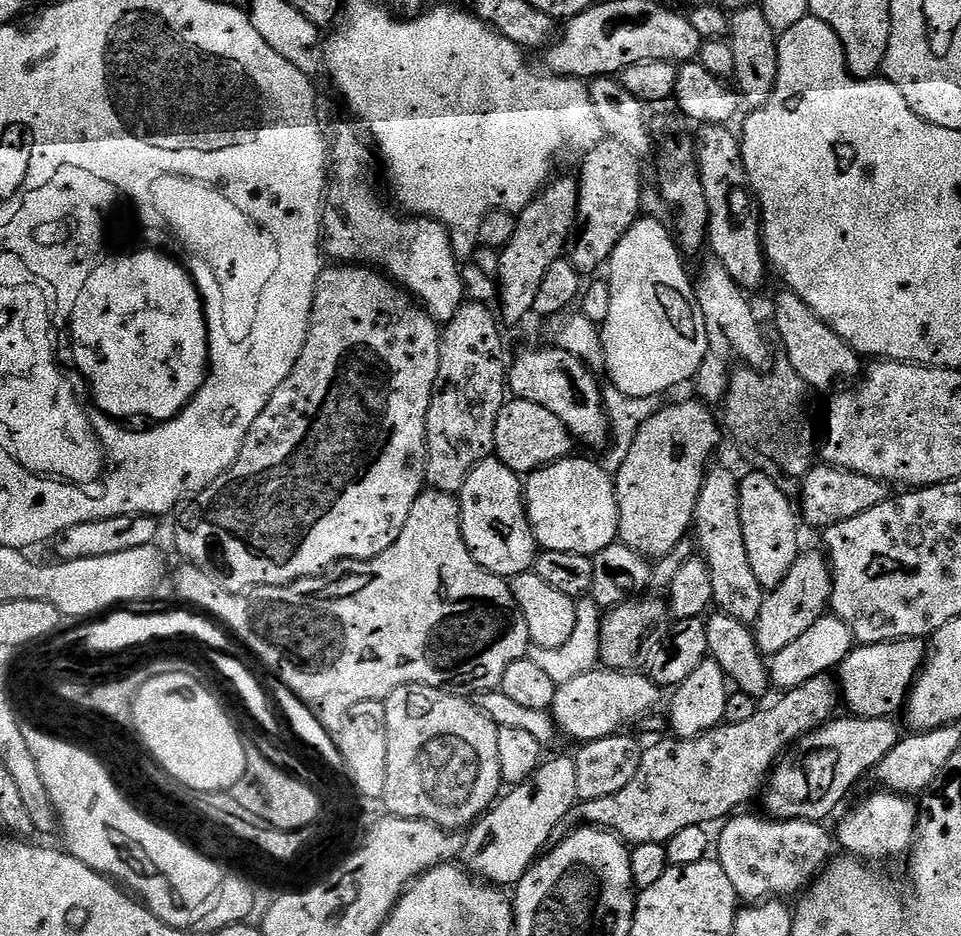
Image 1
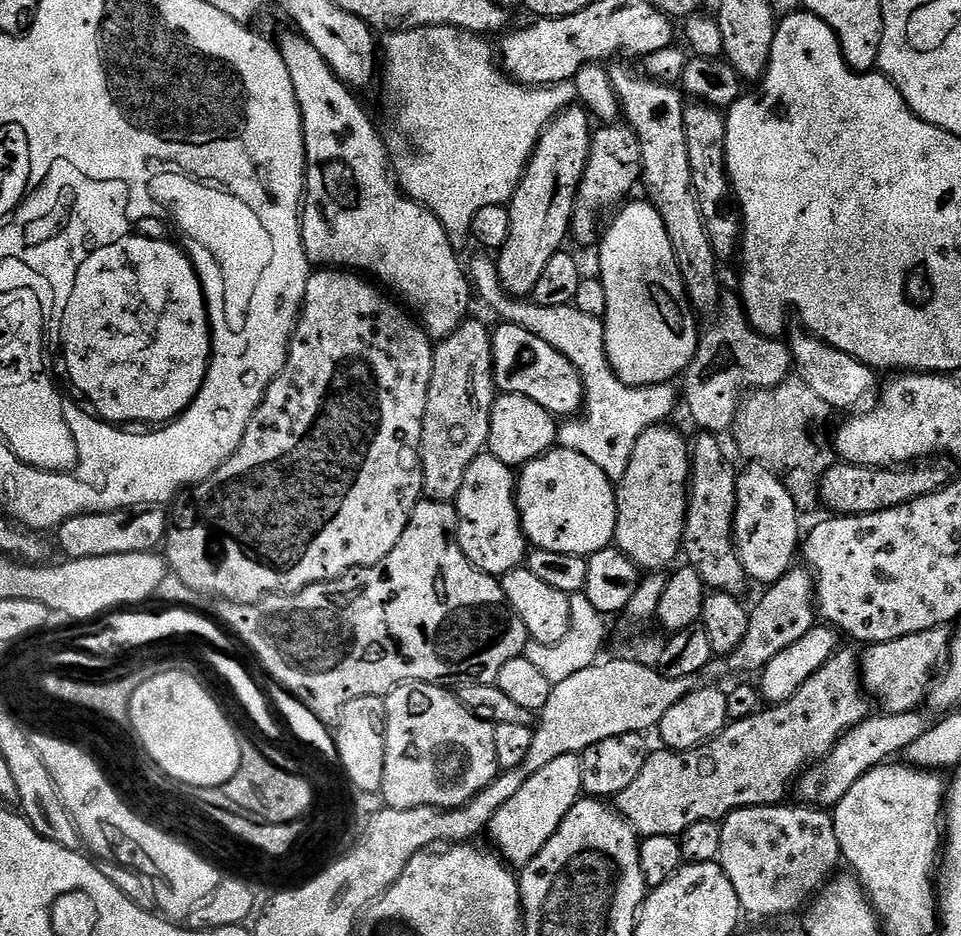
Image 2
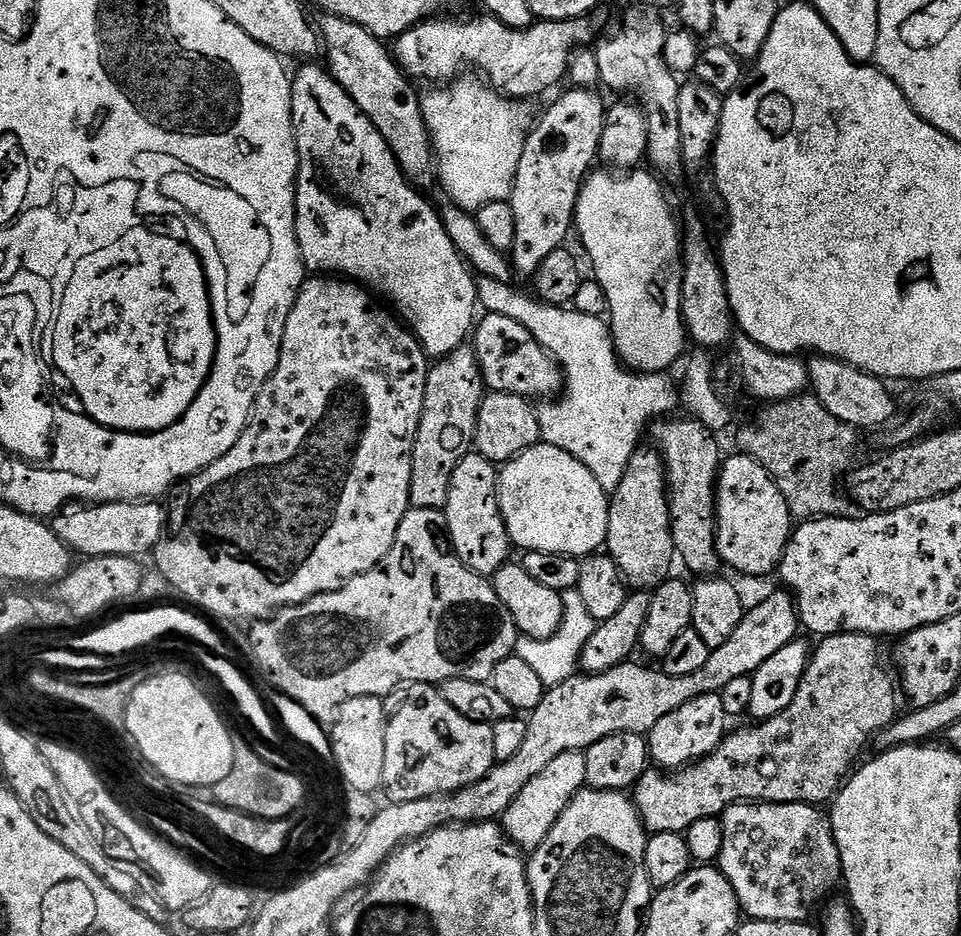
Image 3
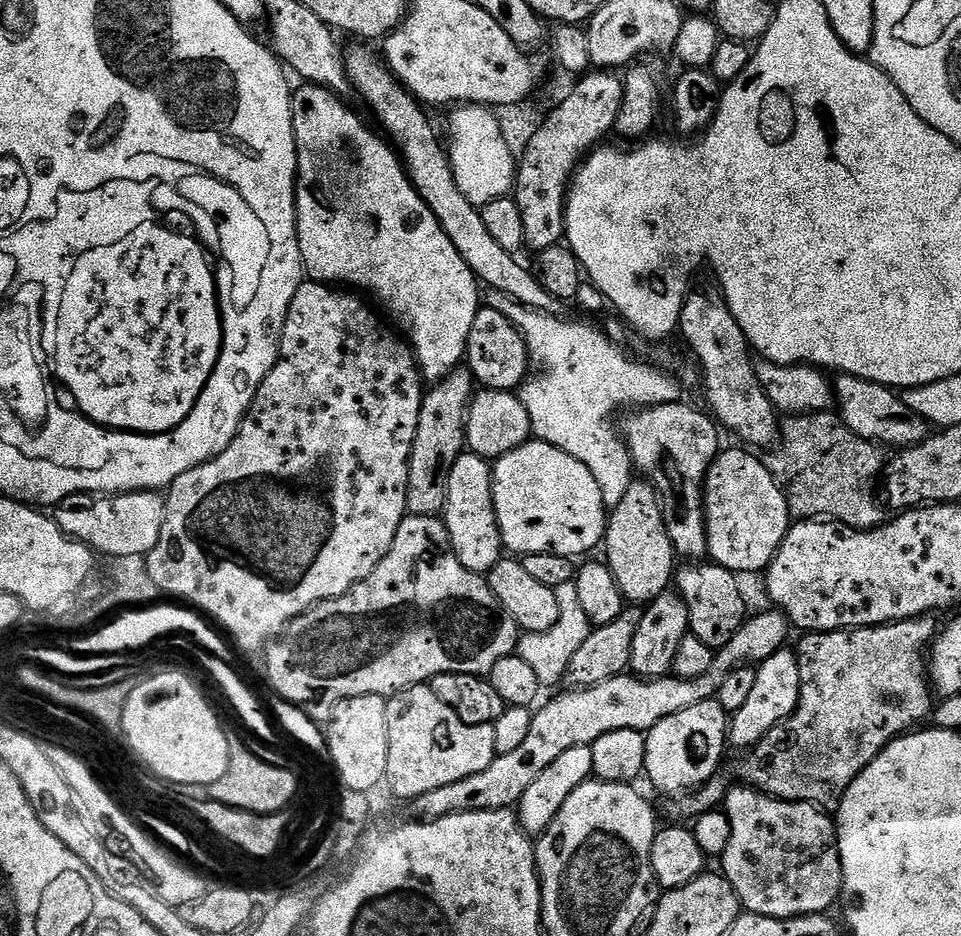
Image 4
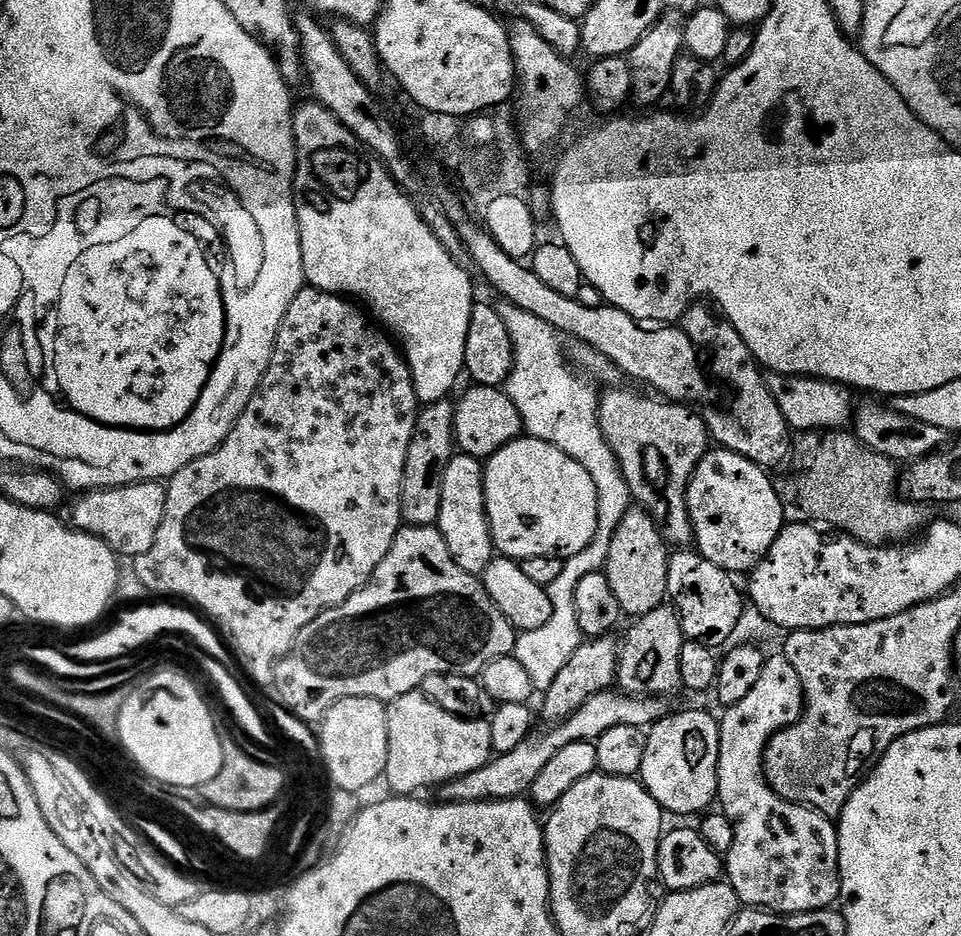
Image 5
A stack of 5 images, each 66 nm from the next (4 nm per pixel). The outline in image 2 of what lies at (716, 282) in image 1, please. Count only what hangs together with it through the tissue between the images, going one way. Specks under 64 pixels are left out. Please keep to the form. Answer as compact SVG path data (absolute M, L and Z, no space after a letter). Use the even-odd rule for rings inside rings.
M725 295L716 318L716 324L701 335L694 358L682 374L684 404L693 422L708 434L727 433L731 429L745 390L776 388L794 372L791 347L754 330L739 295Z

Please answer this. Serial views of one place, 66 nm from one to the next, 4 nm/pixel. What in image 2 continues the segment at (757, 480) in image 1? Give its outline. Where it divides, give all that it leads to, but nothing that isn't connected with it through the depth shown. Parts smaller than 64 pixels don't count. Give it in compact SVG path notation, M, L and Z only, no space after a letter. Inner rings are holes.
M749 463L747 467L748 469L741 471L736 478L736 513L732 515L732 535L736 541L736 553L749 581L757 580L761 586L767 586L778 583L797 563L798 549L802 544L802 516L794 506L794 498L790 498L790 490L782 486L782 482L774 473L760 464Z

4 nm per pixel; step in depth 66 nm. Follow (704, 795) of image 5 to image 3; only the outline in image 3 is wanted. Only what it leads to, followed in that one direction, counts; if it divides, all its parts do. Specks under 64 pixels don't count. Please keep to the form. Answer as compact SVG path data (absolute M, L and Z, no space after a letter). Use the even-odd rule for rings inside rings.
M715 692L694 698L686 706L678 706L674 714L666 714L655 724L648 737L648 754L653 765L664 770L683 770L708 756L724 741L730 728L730 717L722 710L722 698Z

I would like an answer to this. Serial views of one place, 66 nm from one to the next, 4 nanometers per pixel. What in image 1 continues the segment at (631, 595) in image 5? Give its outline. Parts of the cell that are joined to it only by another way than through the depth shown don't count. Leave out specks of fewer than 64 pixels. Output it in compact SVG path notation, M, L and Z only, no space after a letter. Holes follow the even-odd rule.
M691 399L684 400L681 404L665 403L659 408L638 430L630 446L630 454L626 454L626 462L622 462L622 466L614 474L619 543L652 562L670 554L670 550L674 550L674 546L678 546L678 542L682 542L682 538L689 535L696 519L696 507L705 475L713 463L712 455L720 444L720 432L722 436L721 425L718 422L716 425L709 414L711 411L699 399Z

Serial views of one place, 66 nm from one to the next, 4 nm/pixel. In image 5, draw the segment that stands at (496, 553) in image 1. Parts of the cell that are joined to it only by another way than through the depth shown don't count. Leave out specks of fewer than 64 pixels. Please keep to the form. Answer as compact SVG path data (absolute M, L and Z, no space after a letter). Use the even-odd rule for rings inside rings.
M453 455L442 473L442 506L438 525L446 546L450 546L450 558L462 566L471 576L480 576L490 566L494 555L492 531L488 525L484 501L484 464L473 456Z

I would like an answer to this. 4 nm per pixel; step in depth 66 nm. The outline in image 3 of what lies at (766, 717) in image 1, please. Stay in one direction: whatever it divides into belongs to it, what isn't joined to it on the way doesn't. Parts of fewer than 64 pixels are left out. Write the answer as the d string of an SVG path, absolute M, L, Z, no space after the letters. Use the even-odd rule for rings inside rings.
M839 632L833 636L823 637L823 639L815 645L808 662L808 669L805 670L802 682L798 686L798 694L794 694L794 702L790 702L790 706L786 706L786 710L782 710L782 714L774 714L774 718L753 723L751 725L753 728L740 728L737 732L735 732L735 730L729 731L727 735L725 735L724 741L721 742L714 751L704 757L704 759L697 760L695 764L688 765L688 767L683 770L649 770L644 772L634 789L634 803L640 815L640 821L644 823L645 829L647 829L649 833L679 832L683 834L687 832L690 826L694 826L694 822L698 822L698 818L710 818L711 816L717 818L723 817L725 810L728 809L731 804L742 804L745 802L811 804L813 806L827 805L829 801L835 797L836 793L840 791L842 785L845 783L846 777L853 771L857 761L861 759L859 756L863 754L864 747L870 742L872 744L873 741L877 739L878 733L881 730L891 726L891 724L897 720L898 713L901 711L901 697L898 695L897 681L894 679L891 671L888 673L887 670L884 669L884 664L880 661L880 648L876 644L879 644L877 637L858 634L857 632Z

